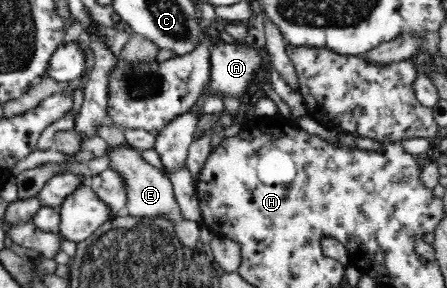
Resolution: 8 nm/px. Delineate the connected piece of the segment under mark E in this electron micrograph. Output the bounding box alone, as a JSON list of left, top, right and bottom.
[105,143,200,248]

